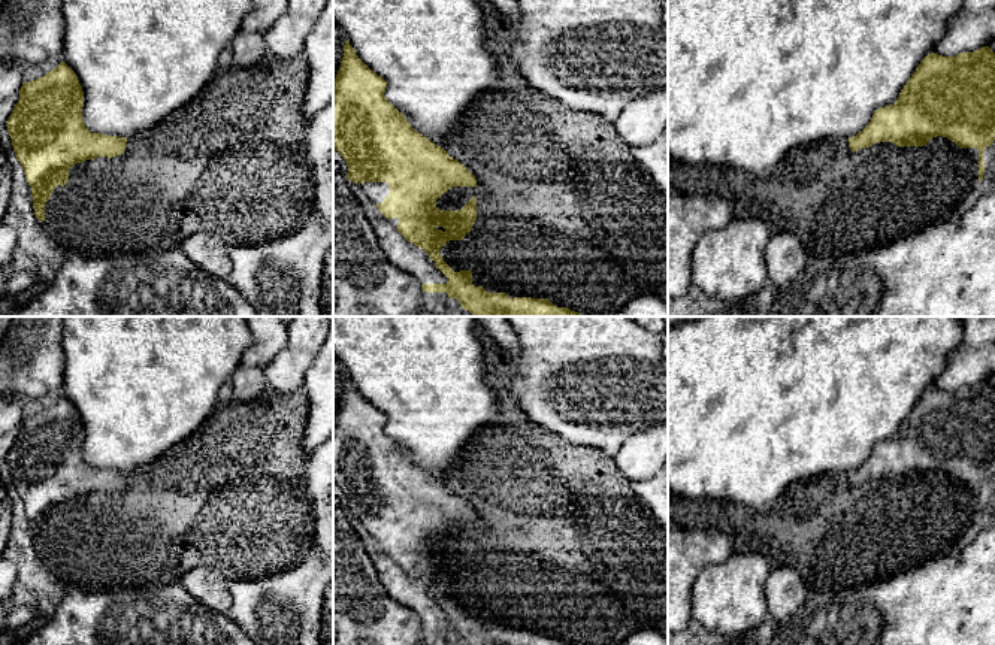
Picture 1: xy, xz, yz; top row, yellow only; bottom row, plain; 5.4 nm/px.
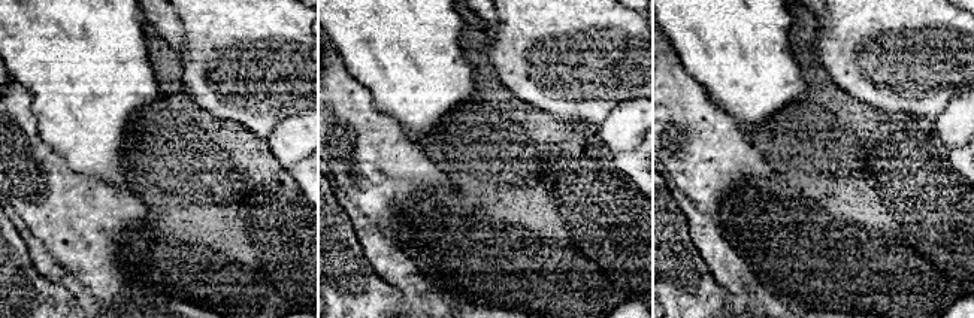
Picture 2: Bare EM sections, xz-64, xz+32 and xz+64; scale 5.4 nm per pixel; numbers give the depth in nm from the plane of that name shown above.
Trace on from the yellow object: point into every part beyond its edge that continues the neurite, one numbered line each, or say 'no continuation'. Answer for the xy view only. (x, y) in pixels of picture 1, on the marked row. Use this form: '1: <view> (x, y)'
no continuation

